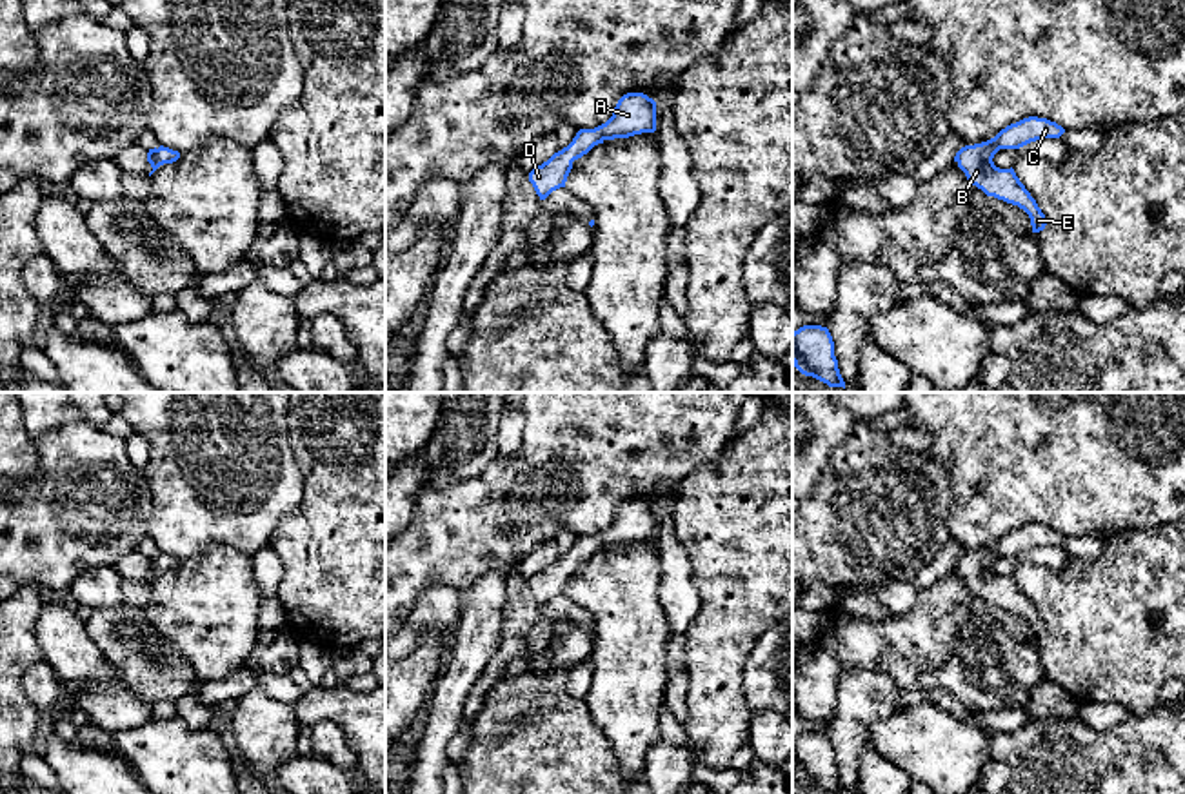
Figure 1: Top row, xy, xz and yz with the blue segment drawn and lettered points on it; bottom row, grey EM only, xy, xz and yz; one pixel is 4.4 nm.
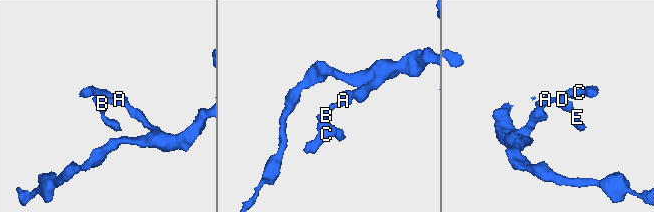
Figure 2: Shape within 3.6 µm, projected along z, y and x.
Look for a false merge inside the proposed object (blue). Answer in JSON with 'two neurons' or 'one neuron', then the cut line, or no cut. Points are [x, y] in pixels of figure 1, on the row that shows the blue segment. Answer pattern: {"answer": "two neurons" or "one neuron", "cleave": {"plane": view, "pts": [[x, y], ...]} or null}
{"answer": "one neuron", "cleave": null}

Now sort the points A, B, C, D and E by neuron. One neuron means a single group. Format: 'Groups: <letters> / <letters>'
Groups: A B C D E

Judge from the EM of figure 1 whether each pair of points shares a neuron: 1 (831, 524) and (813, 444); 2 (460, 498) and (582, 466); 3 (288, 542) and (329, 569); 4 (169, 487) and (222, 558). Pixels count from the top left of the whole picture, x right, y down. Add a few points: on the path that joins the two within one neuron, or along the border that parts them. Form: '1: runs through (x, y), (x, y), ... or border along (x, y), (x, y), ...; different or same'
1: border along (846, 436), (833, 449), (811, 491); different
2: runs through (491, 498), (507, 489), (542, 489), (551, 484); same
3: runs through (298, 542), (318, 558); same
4: border along (251, 556), (213, 545), (199, 556), (180, 560); different

